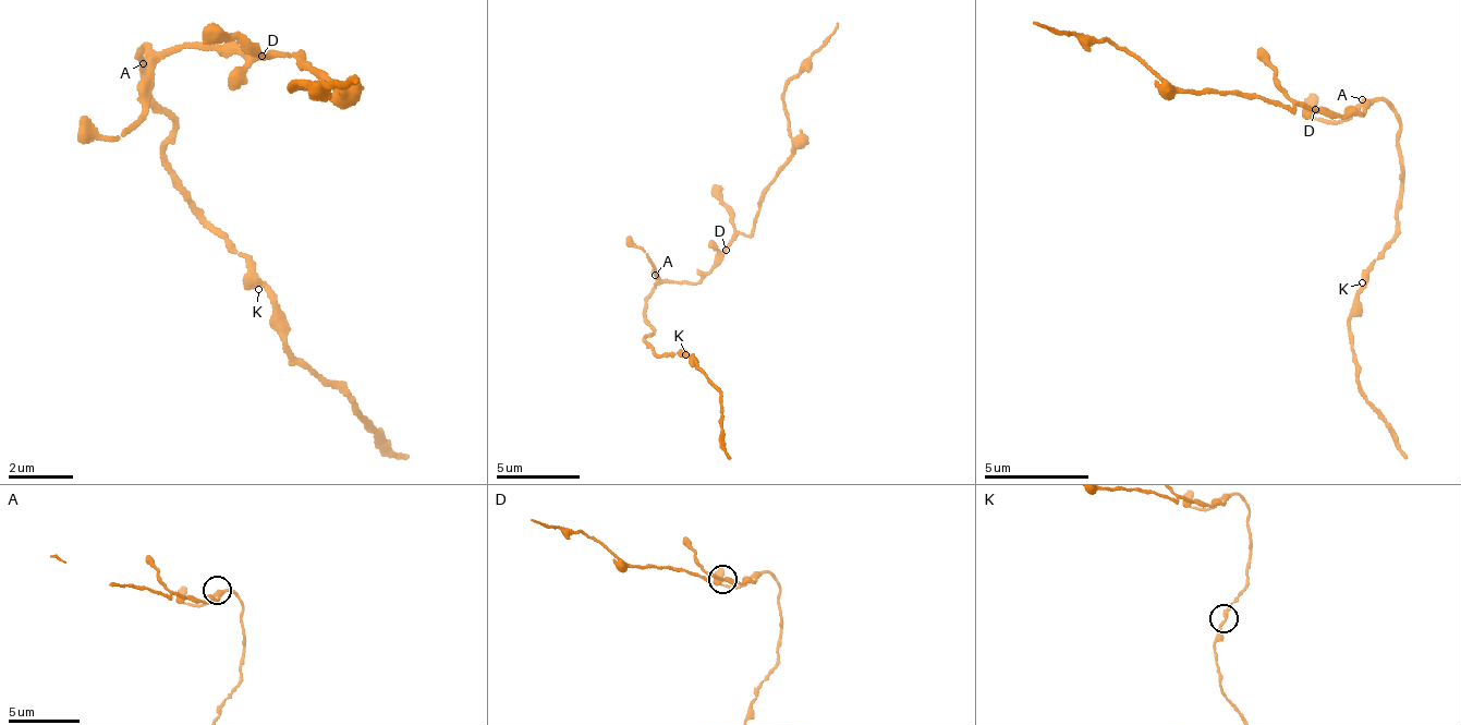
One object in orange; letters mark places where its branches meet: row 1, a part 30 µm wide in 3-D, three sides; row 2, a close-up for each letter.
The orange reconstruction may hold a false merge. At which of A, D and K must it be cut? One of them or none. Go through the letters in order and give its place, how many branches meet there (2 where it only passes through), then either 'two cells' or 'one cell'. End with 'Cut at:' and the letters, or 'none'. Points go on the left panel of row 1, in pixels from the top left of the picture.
A: at (143, 63); 3 branches meet; one cell
D: at (262, 56); 3 branches meet; one cell
K: at (258, 289); 2 branches meet; one cell
Cut at: none

